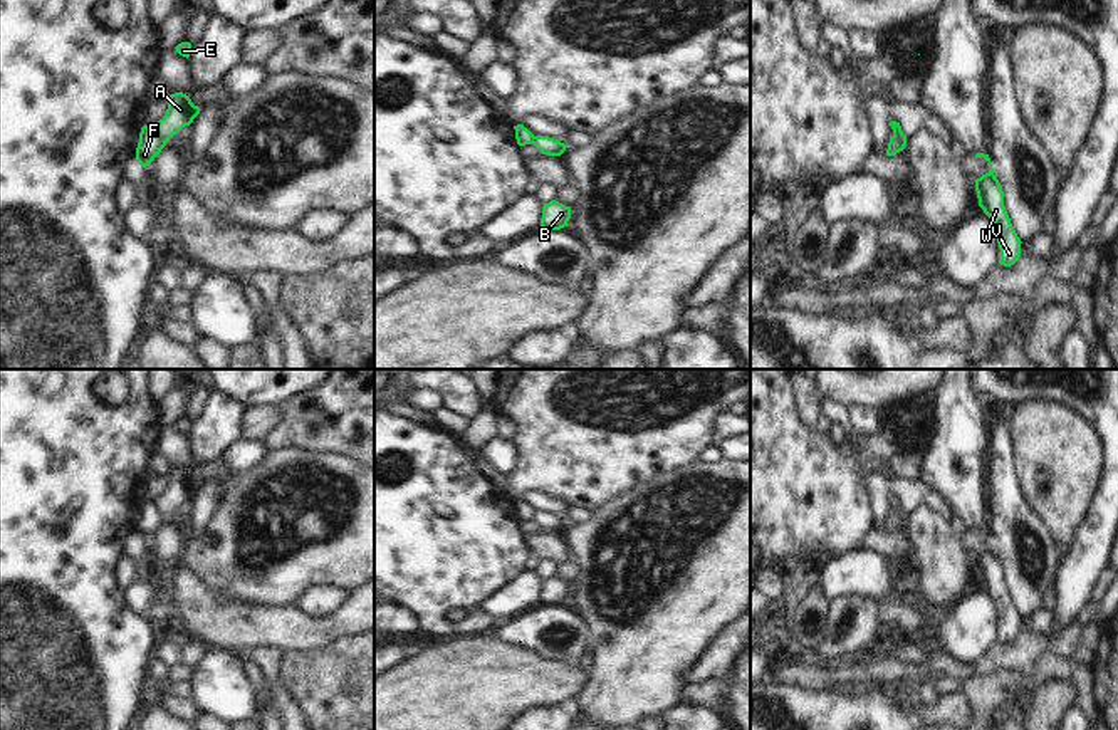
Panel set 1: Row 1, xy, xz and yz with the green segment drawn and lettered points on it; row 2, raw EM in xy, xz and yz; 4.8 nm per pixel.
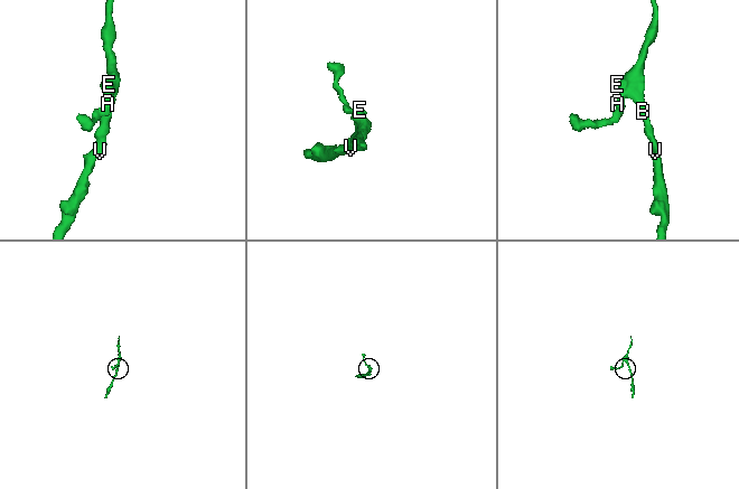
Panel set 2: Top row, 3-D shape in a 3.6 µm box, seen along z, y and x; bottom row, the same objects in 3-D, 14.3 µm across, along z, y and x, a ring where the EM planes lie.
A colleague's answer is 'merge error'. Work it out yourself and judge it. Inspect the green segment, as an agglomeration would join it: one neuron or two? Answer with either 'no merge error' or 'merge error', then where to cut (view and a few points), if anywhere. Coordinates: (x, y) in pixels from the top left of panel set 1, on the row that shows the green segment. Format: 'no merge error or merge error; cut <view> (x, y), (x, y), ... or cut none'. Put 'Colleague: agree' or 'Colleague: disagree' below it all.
merge error; cut xy (151, 126), (161, 148)
Colleague: agree

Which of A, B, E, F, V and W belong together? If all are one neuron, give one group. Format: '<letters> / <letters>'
A B E V W / F

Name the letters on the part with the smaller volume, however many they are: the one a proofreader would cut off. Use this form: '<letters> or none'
F

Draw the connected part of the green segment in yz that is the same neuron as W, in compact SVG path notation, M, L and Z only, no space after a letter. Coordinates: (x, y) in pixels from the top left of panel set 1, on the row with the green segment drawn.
M977 153L975 158L984 158L989 164L990 164L990 171L982 175L980 178L975 180L975 191L977 191L977 198L979 198L979 206L984 210L984 213L994 222L994 227L997 230L997 243L1000 247L1000 260L999 263L1004 265L1004 267L1011 267L1014 265L1019 257L1021 257L1021 238L1017 237L1012 223L1011 223L1011 218L1006 211L1006 206L1004 206L1004 191L1002 191L1002 186L999 183L999 180L995 178L994 175L994 168L992 168L992 163L990 163L990 158L989 154L984 154L984 153Z

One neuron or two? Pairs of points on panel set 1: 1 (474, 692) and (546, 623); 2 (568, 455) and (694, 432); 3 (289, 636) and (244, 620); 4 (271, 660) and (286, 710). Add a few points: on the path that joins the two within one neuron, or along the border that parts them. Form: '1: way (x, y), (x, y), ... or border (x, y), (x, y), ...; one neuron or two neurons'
1: border (492, 636), (558, 660); two neurons
2: way (600, 437), (633, 437), (642, 432), (662, 432); one neuron
3: way (277, 628), (255, 626); one neuron
4: way (271, 672), (279, 687), (281, 698); one neuron

